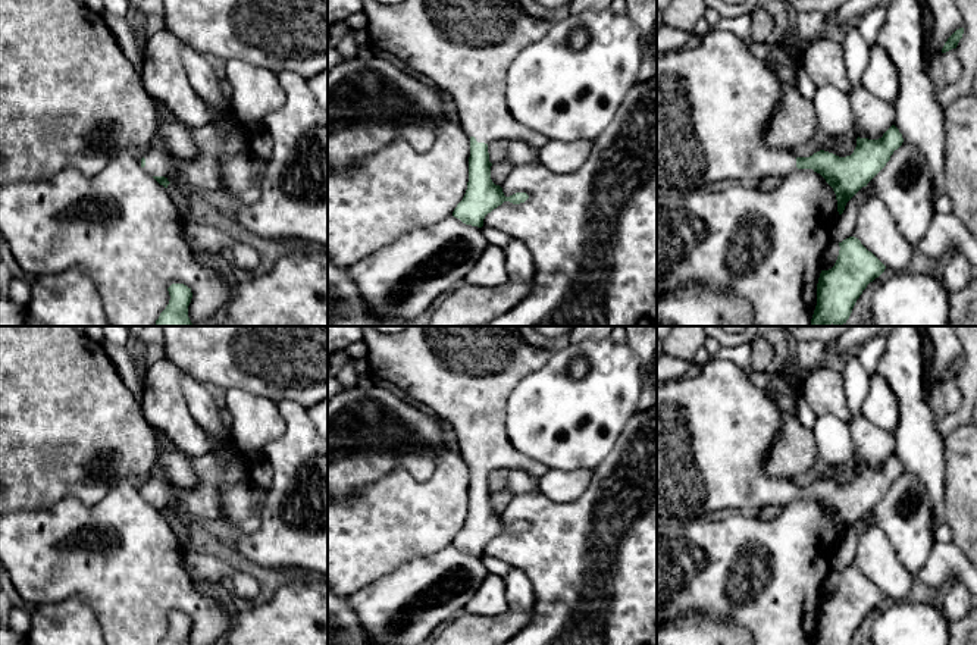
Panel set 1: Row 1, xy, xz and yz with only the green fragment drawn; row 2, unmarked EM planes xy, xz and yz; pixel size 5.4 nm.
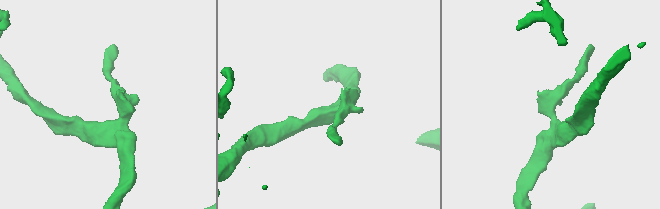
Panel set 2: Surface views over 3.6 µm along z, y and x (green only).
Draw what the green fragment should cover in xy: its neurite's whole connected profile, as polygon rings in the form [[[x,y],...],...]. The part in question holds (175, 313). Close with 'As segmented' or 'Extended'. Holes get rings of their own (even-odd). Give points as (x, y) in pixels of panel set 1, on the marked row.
[[[172,284],[169,304],[156,320],[156,326],[192,326],[188,317],[188,306],[192,298],[191,288],[184,284]]]. As segmented

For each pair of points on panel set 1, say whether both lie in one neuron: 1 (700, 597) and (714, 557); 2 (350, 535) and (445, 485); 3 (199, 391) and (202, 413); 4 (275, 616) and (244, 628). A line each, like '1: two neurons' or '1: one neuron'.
1: one neuron
2: one neuron
3: one neuron
4: one neuron

